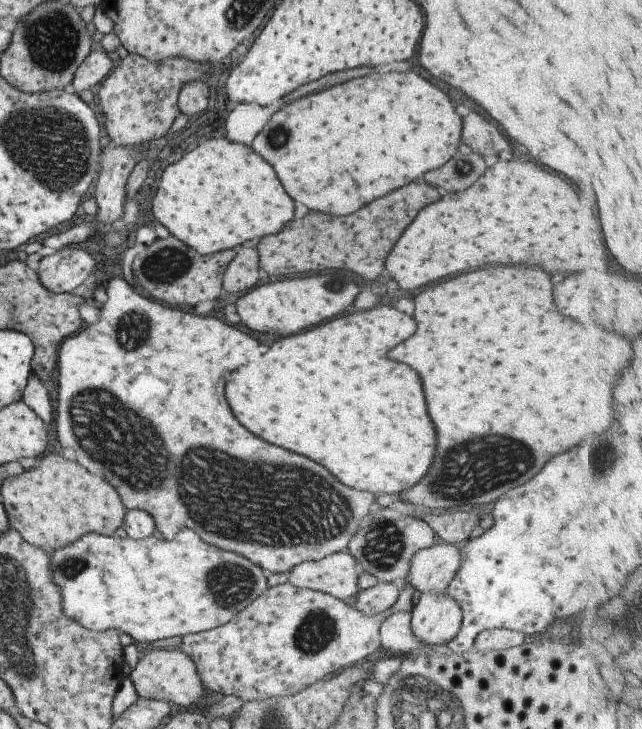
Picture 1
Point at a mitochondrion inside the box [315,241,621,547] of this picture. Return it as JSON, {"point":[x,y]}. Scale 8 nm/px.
{"point":[489,464]}

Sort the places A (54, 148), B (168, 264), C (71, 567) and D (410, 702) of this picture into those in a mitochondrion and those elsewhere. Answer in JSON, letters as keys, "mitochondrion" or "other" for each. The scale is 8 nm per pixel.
{"A":"mitochondrion","B":"mitochondrion","C":"mitochondrion","D":"mitochondrion"}

